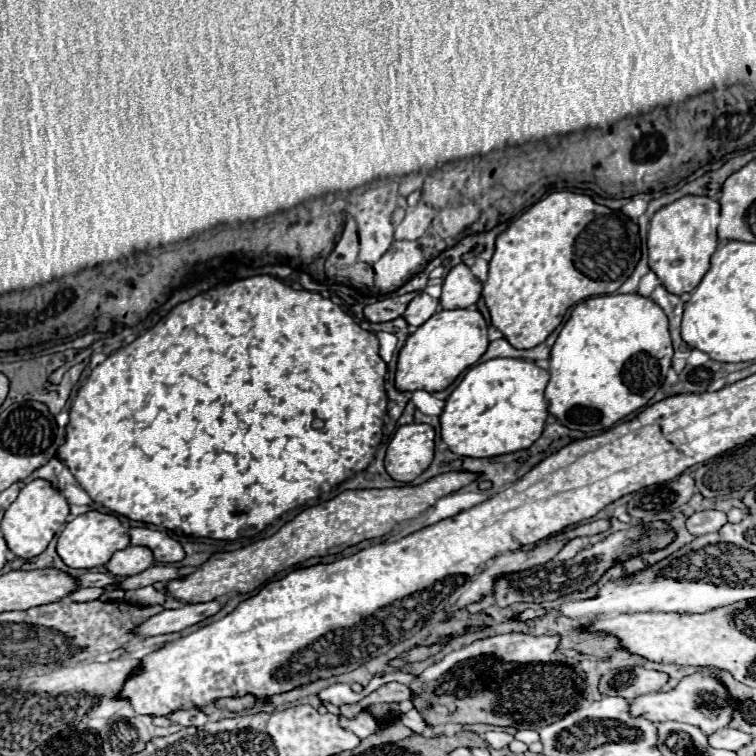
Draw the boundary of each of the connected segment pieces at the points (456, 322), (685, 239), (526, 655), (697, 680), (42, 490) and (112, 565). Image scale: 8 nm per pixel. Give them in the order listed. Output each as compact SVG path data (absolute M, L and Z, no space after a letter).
M474 307L470 309L452 309L434 313L424 325L412 333L398 355L396 369L396 389L398 391L444 391L450 387L460 373L476 365L478 359L488 349L486 321L482 313Z
M686 195L660 211L650 221L648 231L648 255L650 255L650 269L658 275L662 285L674 293L692 293L704 271L708 271L708 263L712 253L718 247L716 229L720 223L720 205L710 197L692 197Z
M506 633L506 635L494 635L494 637L486 637L486 639L480 639L480 641L474 641L472 645L466 645L458 651L452 651L450 655L446 655L442 661L430 665L420 677L424 679L423 682L429 683L429 681L436 681L438 677L442 677L450 667L454 667L458 661L462 659L470 659L470 657L476 657L476 655L494 655L494 657L500 657L502 661L516 661L516 663L548 663L550 655L554 655L560 647L560 641L562 637L560 635L526 635L526 633Z
M696 673L696 675L688 675L684 677L674 689L662 693L648 693L642 697L636 697L634 701L628 703L630 705L630 715L632 717L644 717L650 721L680 721L680 723L690 723L700 727L704 733L716 733L720 731L728 719L730 713L734 711L734 701L730 701L730 697L726 695L726 689L708 673Z
M36 479L26 483L20 489L16 501L6 509L2 519L2 537L6 539L10 551L16 557L32 559L32 557L38 557L48 547L52 537L66 523L68 515L70 515L70 507L66 499L62 495L56 495L56 491L52 491L52 485L48 481Z
M126 547L122 551L116 551L112 555L112 559L106 563L106 569L114 575L114 577L132 577L138 575L142 571L146 571L150 565L154 565L154 555L152 551L148 551L148 547Z

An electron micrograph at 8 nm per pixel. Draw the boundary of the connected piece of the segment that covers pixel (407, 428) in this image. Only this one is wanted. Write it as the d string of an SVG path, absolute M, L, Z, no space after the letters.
M410 423L398 427L386 451L386 471L392 479L412 483L434 459L434 427Z

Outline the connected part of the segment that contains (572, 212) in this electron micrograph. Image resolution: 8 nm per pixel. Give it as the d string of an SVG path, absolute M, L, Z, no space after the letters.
M570 191L550 193L530 209L526 209L506 233L496 239L496 251L490 259L488 279L484 281L482 297L490 311L492 325L502 331L508 343L516 349L532 349L562 323L566 311L590 297L610 295L634 273L640 261L638 225L622 211L612 211L594 203L588 195Z

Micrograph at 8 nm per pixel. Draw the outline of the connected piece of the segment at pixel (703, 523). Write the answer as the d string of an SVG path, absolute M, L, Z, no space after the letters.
M700 511L694 513L692 517L688 517L688 531L694 535L706 535L706 533L714 533L718 529L722 529L728 523L726 513L722 511Z

